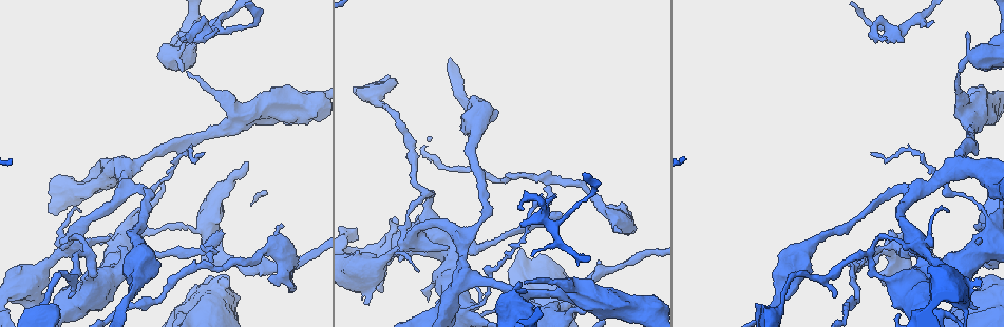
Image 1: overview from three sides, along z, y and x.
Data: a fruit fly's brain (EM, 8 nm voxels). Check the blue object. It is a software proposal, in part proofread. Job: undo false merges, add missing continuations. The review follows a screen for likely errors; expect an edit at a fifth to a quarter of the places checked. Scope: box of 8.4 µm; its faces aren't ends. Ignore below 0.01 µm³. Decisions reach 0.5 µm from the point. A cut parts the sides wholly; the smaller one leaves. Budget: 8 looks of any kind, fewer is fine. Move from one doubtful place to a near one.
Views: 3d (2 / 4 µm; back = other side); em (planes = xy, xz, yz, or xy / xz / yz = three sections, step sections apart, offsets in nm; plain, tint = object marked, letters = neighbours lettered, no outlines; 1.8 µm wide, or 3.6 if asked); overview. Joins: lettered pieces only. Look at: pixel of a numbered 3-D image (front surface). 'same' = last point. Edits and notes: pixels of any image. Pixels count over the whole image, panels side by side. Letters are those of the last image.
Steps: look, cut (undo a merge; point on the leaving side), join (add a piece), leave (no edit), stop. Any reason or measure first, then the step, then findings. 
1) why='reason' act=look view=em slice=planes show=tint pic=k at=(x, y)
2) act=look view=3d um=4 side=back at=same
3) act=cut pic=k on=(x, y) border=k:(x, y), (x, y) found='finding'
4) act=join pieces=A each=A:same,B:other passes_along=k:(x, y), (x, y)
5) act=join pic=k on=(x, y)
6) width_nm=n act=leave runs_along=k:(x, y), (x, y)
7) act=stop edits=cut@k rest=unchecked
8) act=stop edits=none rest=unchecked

why='thin end' act=look view=3d um=2 pic=1 at=(837, 294)

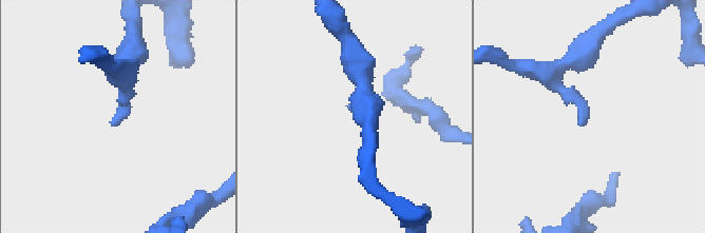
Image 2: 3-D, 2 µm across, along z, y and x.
act=look view=em slice=planes show=tint pic=2 at=(351, 111)

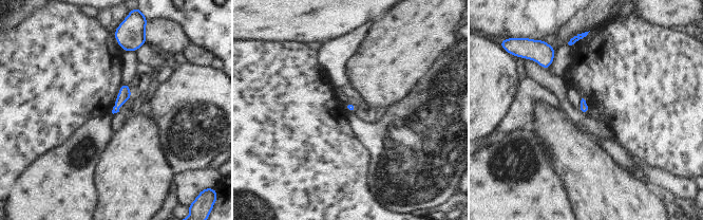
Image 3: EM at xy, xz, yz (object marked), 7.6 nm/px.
why='see the neighbours' act=look view=em slice=planes show=letters at=same

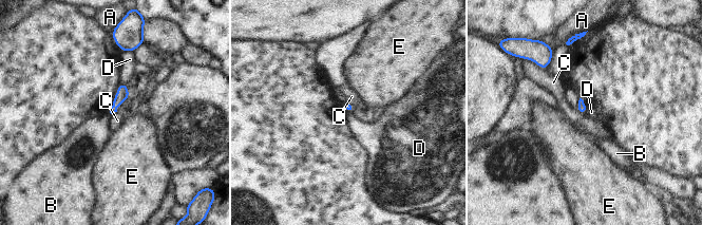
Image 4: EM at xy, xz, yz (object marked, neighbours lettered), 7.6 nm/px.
act=leave each=A:other,B:other,C:other,D:other,E:other border=4:(133, 51), (122, 52) found='none of them fits'

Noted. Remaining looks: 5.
why='calibre changes' act=look view=3d um=4 pic=1 at=(990, 236)

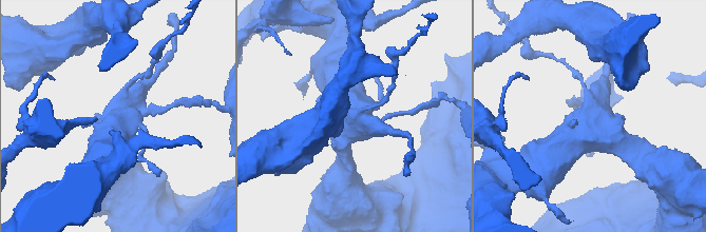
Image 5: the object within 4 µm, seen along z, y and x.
act=look view=em slice=planes show=letters pic=5 at=(355, 118)

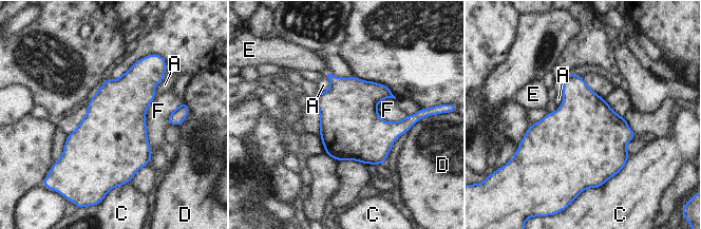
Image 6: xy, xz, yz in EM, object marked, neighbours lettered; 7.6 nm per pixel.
act=leave each=A:other,C:other,D:other,E:other,F:other border=6:(376, 106), (387, 121), (406, 115) found='one cell here'

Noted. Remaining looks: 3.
why='sudden change in width' act=look view=3d um=4 pic=1 at=(651, 315)

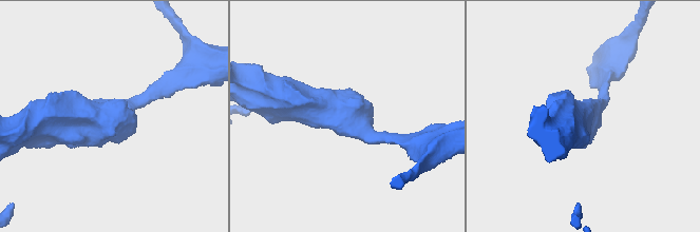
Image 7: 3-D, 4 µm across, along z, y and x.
why='need the tissue' act=look view=em um=3.6 slice=xy step=16 show=tint pic=7 at=(343, 117)

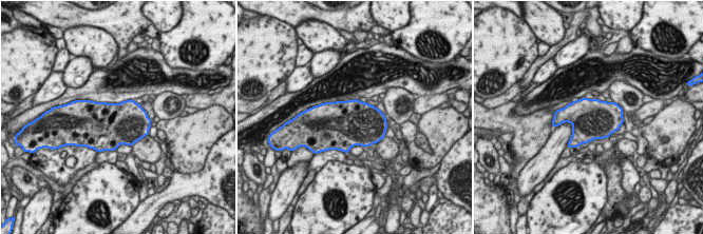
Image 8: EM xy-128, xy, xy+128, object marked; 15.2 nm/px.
why='another direction' act=look view=em um=3.6 slice=planes show=letters at=same

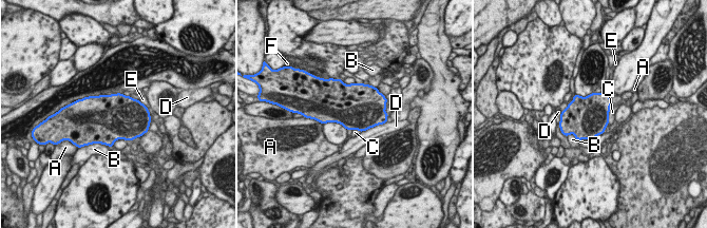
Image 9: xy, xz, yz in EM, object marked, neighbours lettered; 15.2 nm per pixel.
width_nm=650 act=leave each=A:other,B:other,C:other,D:other,E:other,F:other border=9:(611, 106), (608, 124) found='continuous, no second cell'

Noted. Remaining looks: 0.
act=stop edits=none rest=unchecked

